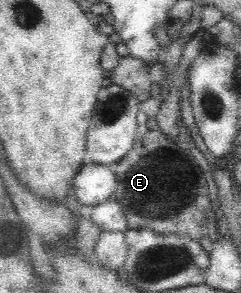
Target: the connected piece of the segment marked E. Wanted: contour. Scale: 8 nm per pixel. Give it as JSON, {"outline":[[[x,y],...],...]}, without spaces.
{"outline":[[[147,129],[143,135],[137,136],[131,151],[112,166],[117,177],[117,187],[112,198],[123,206],[129,228],[187,235],[197,241],[207,236],[205,216],[212,204],[207,195],[205,175],[195,167],[197,163],[193,157],[183,151],[183,147],[177,147],[173,141],[169,141],[161,130]]]}

